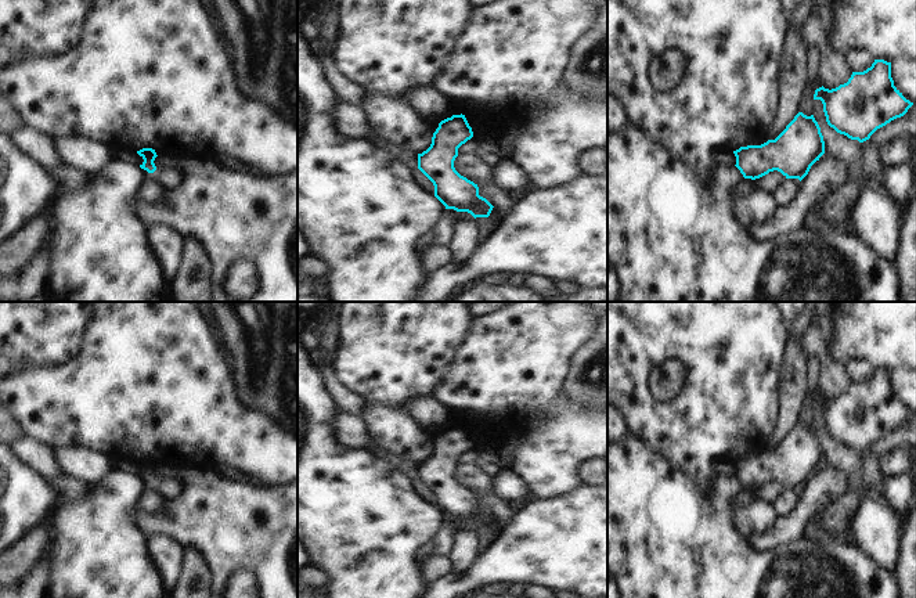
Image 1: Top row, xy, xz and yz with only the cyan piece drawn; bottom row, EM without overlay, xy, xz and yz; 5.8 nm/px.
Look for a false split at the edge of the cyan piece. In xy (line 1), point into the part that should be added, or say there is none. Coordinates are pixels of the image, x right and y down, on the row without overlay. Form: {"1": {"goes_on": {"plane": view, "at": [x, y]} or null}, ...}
{"1": {"goes_on": null}}

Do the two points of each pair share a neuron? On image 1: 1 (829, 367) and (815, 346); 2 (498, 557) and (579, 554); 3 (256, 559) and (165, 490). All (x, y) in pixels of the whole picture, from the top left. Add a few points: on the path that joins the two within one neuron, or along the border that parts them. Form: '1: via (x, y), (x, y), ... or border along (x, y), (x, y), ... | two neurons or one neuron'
1: via (828, 361), (821, 352) | one neuron
2: via (518, 554), (559, 554) | one neuron
3: border along (180, 481), (180, 493), (173, 499), (165, 500) | two neurons

